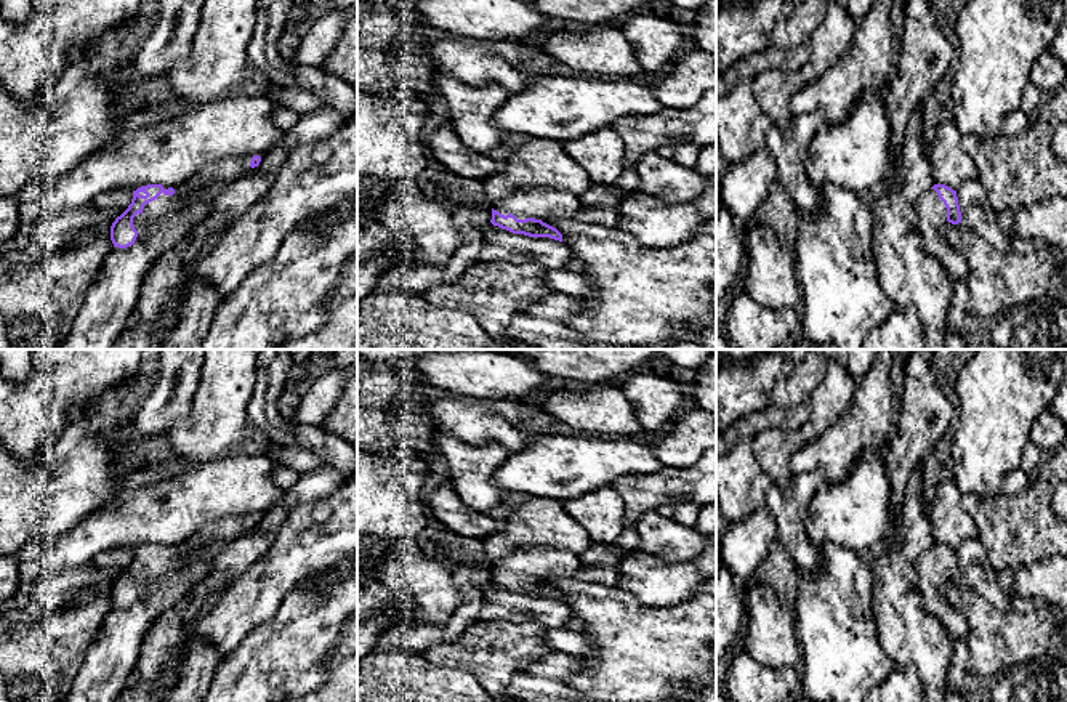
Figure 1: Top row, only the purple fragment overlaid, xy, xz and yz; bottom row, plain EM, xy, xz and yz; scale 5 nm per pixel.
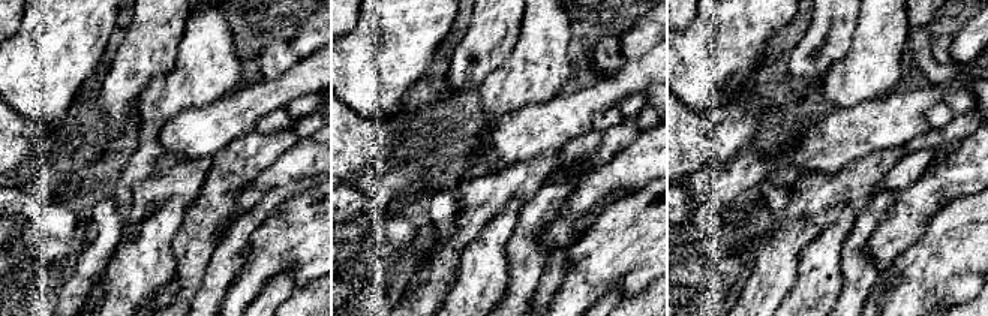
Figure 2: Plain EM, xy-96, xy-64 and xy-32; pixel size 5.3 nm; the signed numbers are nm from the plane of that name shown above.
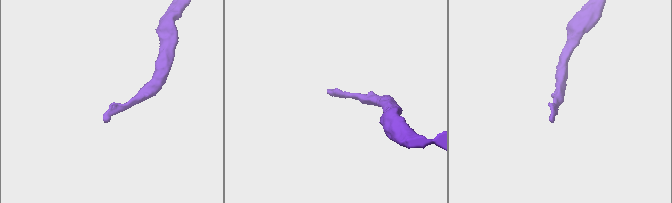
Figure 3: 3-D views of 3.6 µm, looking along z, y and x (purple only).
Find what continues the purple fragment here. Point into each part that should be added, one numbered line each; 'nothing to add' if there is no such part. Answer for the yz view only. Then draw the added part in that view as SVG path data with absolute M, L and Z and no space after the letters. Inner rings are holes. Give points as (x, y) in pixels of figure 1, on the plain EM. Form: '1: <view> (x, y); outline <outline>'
1: yz (933, 574); outline M931 547L916 559L926 611L940 620L952 641L968 636L964 617L945 598L947 567Z

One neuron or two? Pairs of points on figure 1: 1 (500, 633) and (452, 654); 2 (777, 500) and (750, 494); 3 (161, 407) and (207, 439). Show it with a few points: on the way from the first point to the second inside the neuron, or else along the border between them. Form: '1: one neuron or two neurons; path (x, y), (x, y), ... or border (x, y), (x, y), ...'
1: one neuron; path (489, 643), (481, 651), (463, 653)
2: two neurons; border (773, 483), (763, 504)
3: two neurons; border (199, 387), (193, 407), (167, 431)

